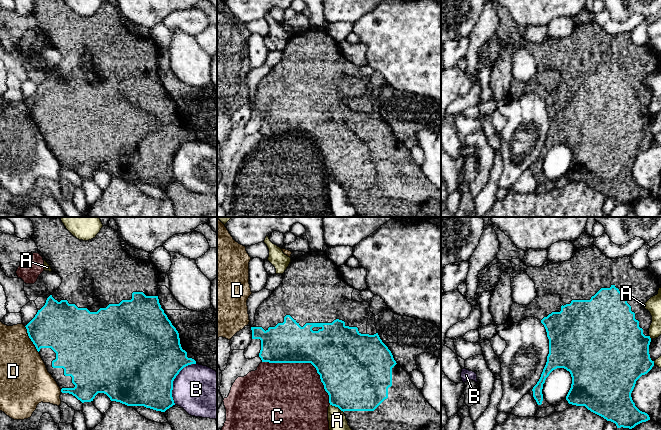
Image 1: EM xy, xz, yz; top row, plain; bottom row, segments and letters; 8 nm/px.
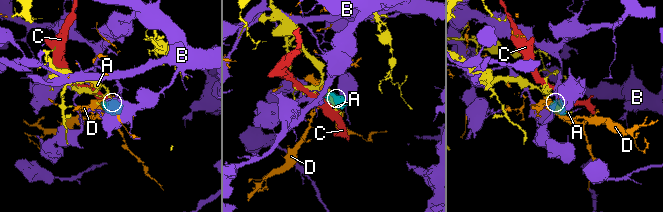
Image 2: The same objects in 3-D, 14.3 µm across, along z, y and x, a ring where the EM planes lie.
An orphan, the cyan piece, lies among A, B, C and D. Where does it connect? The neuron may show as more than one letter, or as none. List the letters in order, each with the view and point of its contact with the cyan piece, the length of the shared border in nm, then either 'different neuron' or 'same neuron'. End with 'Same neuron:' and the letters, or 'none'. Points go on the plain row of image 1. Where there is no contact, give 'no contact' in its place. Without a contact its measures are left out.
A: xz (337, 182) | 130 nm | different neuron
B: xy (173, 156) | 380 nm | different neuron
C: xz (307, 138) | 650 nm | different neuron
D: xy (30, 114) | 240 nm | different neuron
Same neuron: none

